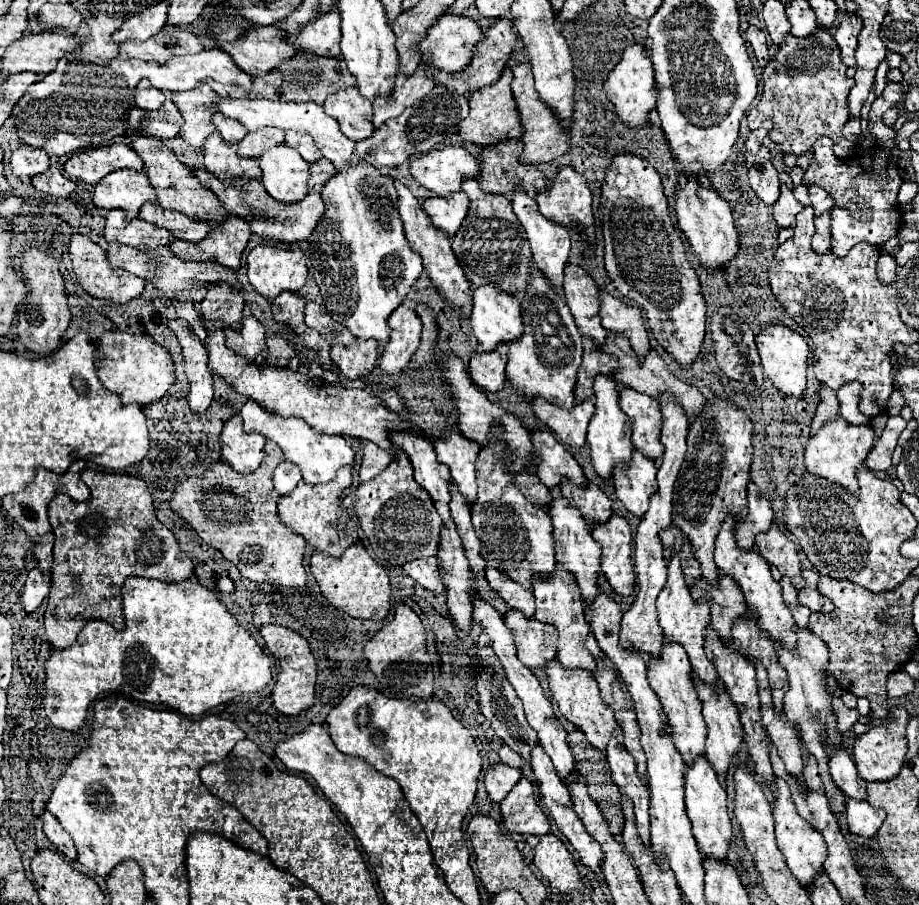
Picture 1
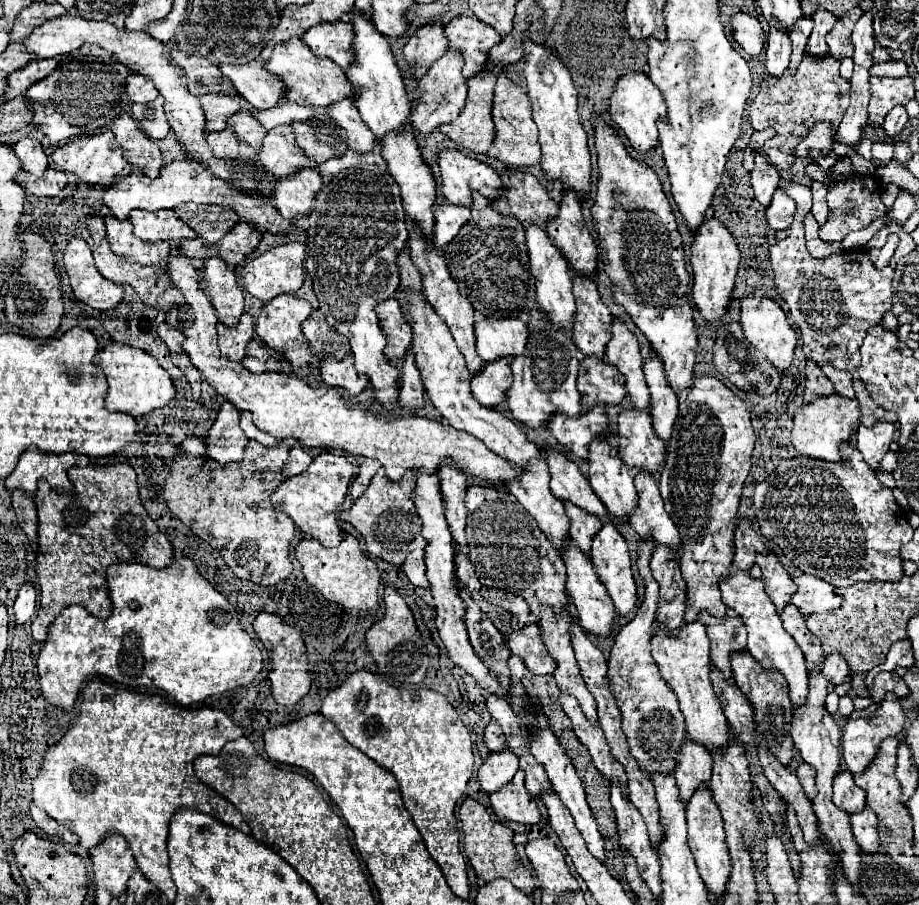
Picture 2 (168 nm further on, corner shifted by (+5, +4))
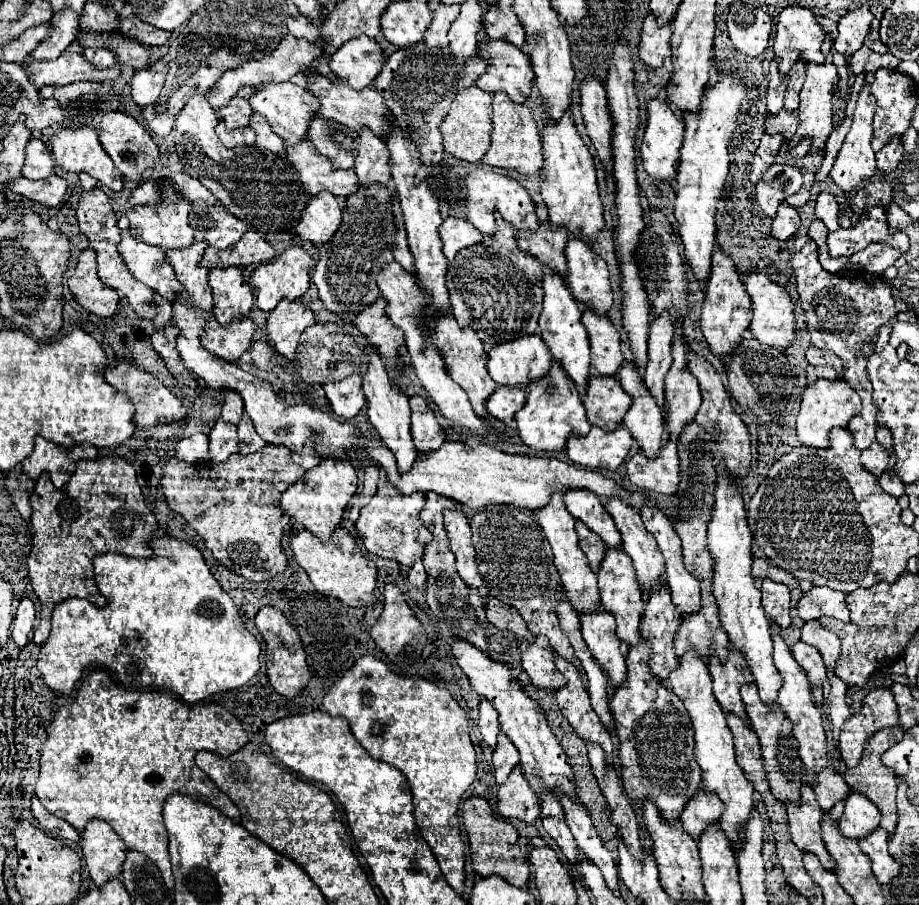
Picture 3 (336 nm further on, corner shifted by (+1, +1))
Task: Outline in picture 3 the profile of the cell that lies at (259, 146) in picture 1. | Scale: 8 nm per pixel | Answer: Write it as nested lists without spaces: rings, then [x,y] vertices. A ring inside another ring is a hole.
[[[309,139],[299,143],[287,143],[287,159],[297,169],[307,193],[329,191],[339,197],[347,197],[359,189],[359,179],[353,169],[333,169],[331,161],[313,149]]]

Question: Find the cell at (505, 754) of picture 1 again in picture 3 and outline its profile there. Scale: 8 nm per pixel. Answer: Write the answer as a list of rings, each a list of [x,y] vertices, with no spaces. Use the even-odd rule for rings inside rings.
[[[481,697],[481,709],[479,709],[479,731],[483,735],[483,741],[489,747],[495,747],[497,735],[499,735],[499,721],[497,721],[497,711],[485,697]]]

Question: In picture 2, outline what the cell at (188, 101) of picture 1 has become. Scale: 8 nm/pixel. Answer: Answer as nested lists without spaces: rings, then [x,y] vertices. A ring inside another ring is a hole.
[[[205,94],[205,96],[201,96],[201,106],[203,106],[205,118],[207,118],[205,132],[225,130],[227,118],[243,108],[239,96],[227,96],[227,94]]]

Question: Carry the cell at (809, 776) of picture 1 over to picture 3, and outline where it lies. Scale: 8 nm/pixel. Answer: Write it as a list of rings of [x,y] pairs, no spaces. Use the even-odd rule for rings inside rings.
[[[833,767],[821,769],[811,787],[813,787],[815,795],[817,795],[817,803],[825,811],[829,811],[839,799],[845,799],[849,795],[849,791],[851,791],[849,785],[843,781],[843,777]]]

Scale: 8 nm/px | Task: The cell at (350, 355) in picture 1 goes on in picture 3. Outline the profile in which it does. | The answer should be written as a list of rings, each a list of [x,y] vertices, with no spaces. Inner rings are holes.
[[[353,373],[341,381],[327,381],[323,389],[331,403],[331,411],[345,421],[353,419],[365,405],[365,393],[361,389],[359,373]]]

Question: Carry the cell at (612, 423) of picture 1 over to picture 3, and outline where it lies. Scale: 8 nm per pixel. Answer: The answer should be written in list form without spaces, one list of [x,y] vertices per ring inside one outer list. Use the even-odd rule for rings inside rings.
[[[603,497],[601,503],[611,513],[621,533],[623,549],[633,561],[641,589],[651,591],[659,583],[665,583],[661,553],[657,553],[653,535],[643,527],[639,511],[619,497]]]

